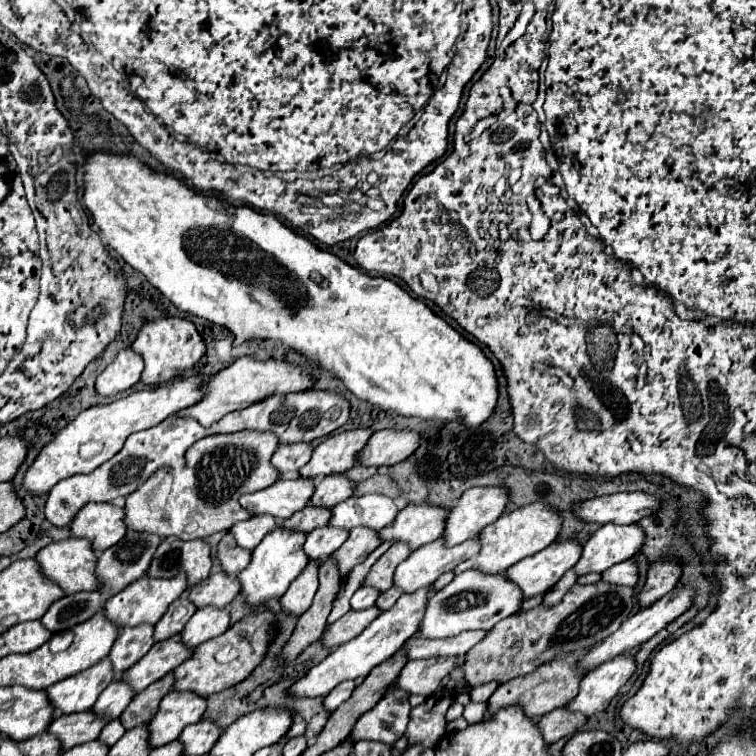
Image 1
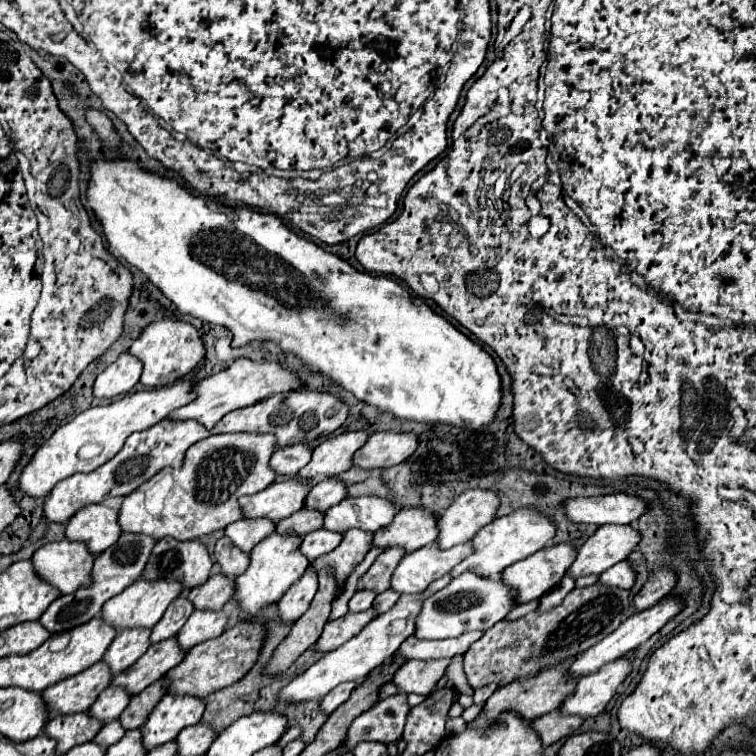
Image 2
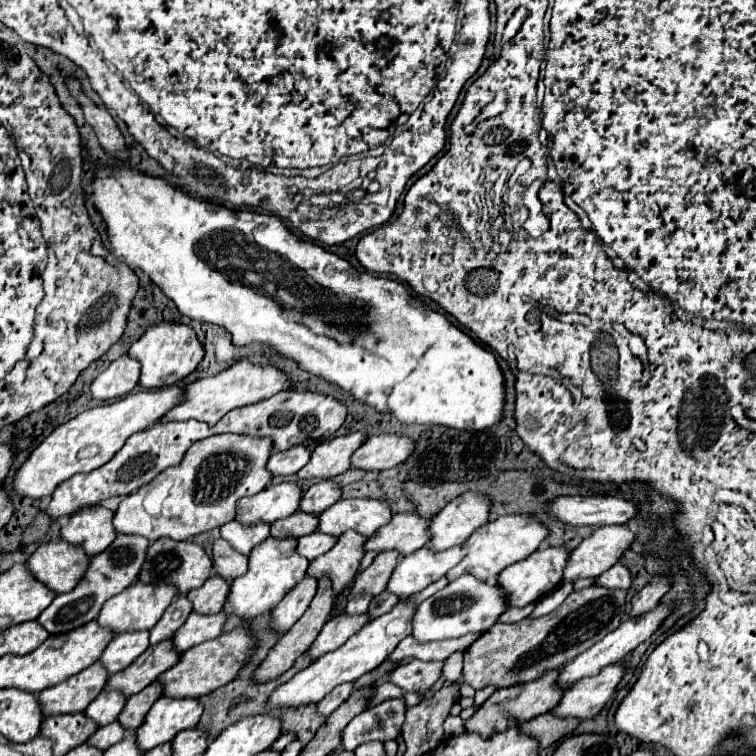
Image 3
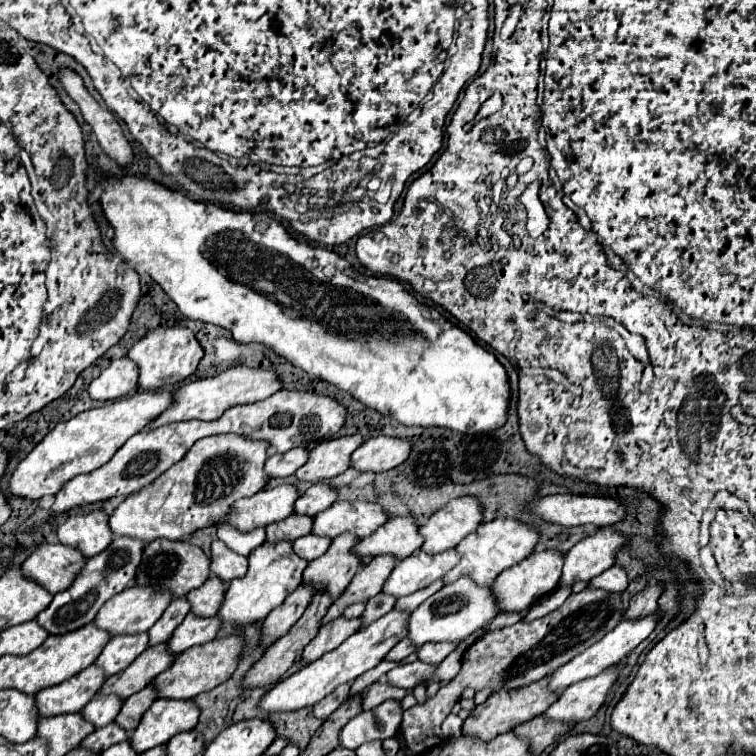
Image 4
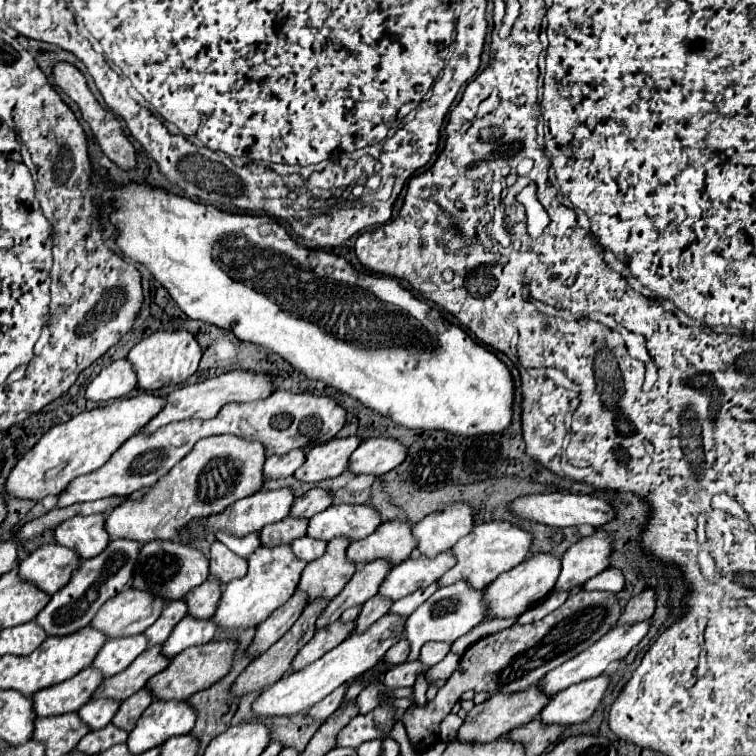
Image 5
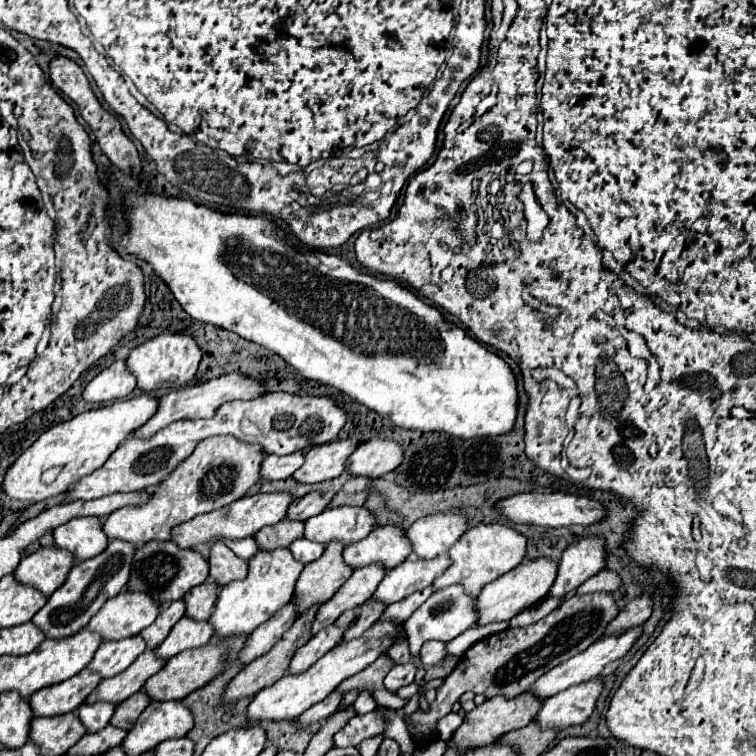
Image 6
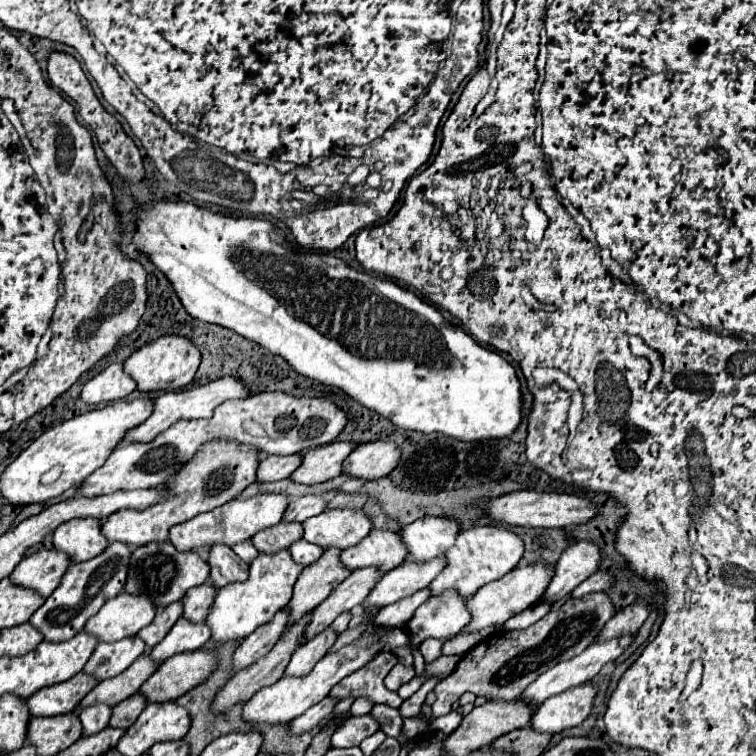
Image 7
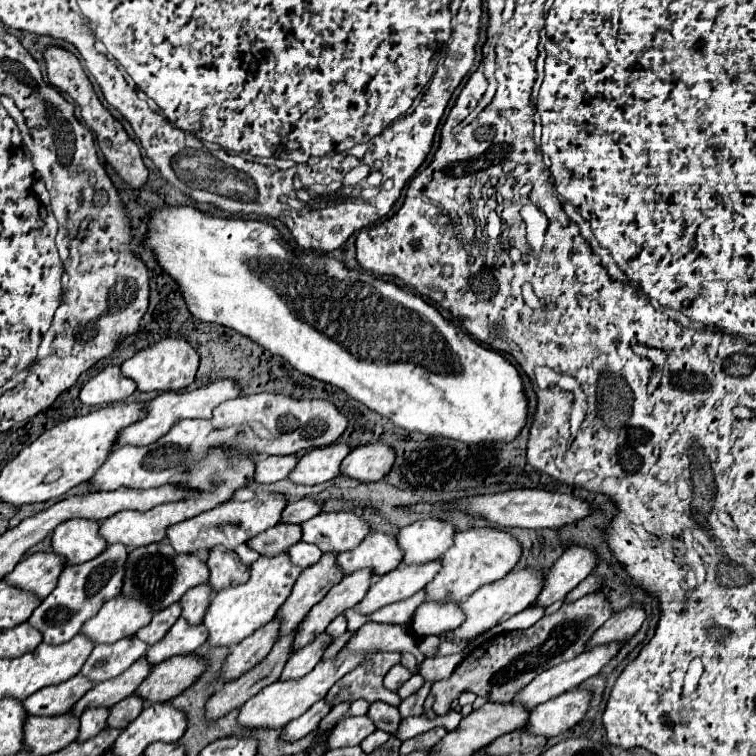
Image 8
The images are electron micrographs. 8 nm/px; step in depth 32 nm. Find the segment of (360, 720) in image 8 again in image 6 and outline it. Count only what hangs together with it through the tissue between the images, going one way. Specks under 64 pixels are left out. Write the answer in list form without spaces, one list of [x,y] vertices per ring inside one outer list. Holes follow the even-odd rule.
[[[374,710],[364,716],[358,714],[358,716],[350,718],[350,722],[334,736],[334,744],[342,746],[342,748],[358,746],[366,738],[384,734],[384,728],[386,728],[386,718],[380,710]]]

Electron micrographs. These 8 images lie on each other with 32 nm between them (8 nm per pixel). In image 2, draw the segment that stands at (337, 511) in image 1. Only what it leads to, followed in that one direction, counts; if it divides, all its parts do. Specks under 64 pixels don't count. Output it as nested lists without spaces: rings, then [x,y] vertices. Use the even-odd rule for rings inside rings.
[[[360,496],[346,498],[340,504],[326,510],[324,528],[334,532],[346,532],[350,528],[362,528],[376,532],[382,526],[388,526],[396,516],[396,506],[388,498],[378,496]]]

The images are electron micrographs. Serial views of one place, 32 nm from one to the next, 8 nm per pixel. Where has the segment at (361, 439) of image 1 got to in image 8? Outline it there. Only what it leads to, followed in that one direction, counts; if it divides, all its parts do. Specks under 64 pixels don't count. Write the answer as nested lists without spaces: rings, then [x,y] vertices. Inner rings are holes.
[[[328,444],[326,448],[314,448],[306,452],[298,466],[290,472],[290,480],[296,484],[314,486],[320,482],[328,482],[340,474],[340,464],[348,456],[348,444]]]

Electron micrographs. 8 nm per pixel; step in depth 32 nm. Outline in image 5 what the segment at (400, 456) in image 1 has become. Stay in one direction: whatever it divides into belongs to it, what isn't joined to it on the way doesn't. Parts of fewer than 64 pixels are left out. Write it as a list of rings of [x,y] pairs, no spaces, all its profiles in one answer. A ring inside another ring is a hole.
[[[392,438],[364,440],[350,456],[350,470],[356,474],[382,476],[406,460],[408,448]]]

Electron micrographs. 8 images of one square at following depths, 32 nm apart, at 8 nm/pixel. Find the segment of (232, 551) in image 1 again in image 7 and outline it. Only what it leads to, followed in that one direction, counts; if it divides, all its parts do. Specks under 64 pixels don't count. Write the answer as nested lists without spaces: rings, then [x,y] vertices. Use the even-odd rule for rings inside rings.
[[[222,544],[212,546],[208,566],[210,566],[210,580],[218,588],[224,588],[230,582],[242,582],[248,578],[248,564],[242,562],[232,552],[230,546],[222,546]]]

